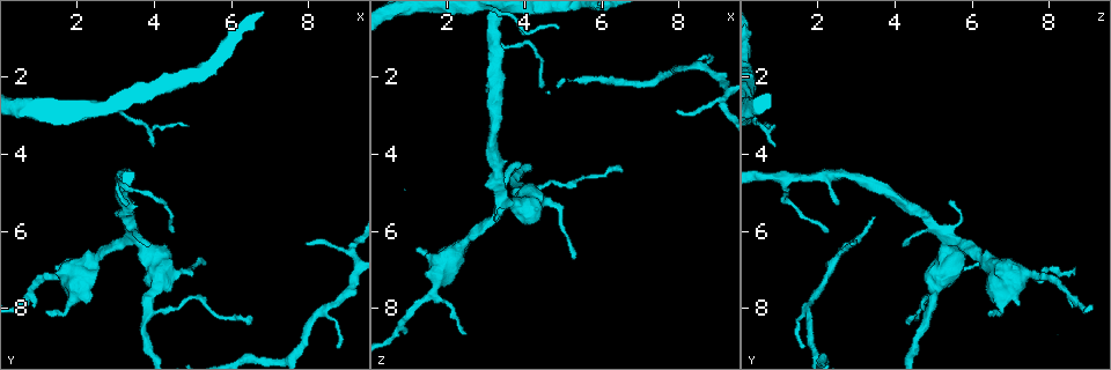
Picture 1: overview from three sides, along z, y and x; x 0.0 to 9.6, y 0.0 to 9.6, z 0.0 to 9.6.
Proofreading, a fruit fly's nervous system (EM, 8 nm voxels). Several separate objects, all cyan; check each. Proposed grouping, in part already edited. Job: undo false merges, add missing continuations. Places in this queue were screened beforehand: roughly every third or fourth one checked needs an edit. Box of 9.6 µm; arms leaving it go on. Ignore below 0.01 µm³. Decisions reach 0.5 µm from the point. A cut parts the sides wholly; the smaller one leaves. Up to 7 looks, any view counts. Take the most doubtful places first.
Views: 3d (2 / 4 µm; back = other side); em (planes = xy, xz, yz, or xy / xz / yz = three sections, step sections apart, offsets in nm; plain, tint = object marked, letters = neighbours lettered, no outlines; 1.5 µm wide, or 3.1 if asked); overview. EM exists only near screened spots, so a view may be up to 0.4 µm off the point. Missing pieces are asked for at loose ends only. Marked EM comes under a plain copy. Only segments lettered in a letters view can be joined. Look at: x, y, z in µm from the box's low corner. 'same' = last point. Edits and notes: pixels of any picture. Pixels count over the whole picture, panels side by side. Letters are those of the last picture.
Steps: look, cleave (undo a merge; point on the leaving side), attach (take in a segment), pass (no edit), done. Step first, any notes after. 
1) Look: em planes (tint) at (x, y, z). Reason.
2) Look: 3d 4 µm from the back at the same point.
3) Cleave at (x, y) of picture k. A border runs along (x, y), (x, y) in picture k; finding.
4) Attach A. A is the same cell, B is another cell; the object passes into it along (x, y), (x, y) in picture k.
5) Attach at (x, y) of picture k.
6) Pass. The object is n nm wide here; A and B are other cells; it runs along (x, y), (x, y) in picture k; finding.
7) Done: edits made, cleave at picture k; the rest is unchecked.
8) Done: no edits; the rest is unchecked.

Look: em planes (letters) at (4.90, 3.25, 0.75). Tapers out.

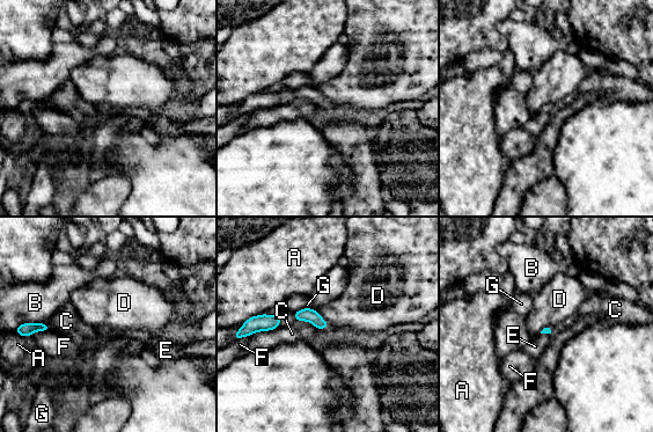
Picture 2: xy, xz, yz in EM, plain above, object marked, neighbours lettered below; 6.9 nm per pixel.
Pass. The longest contact is with C, 190 nm; A, B, C, D, E, F and G are other cells; a border runs along (316, 310), (327, 322), (328, 327) in picture 2; no lettered segment goes on from it.

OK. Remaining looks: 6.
Look: em xy step 8 (tint) at (5.35, 6.85, 6.70). Tapers out.

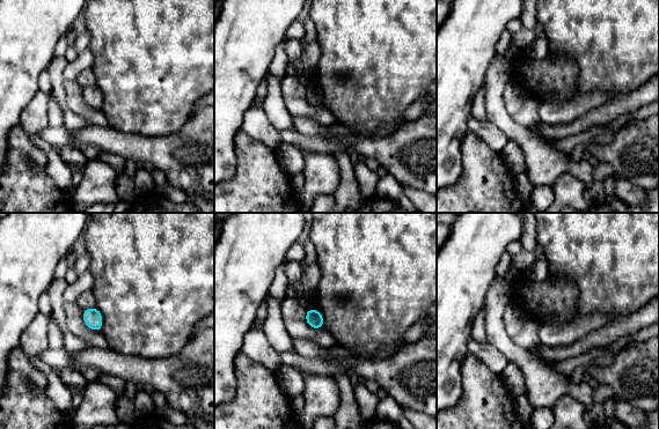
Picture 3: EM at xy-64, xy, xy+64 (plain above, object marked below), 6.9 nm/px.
Look: em planes (letters) at the same point.

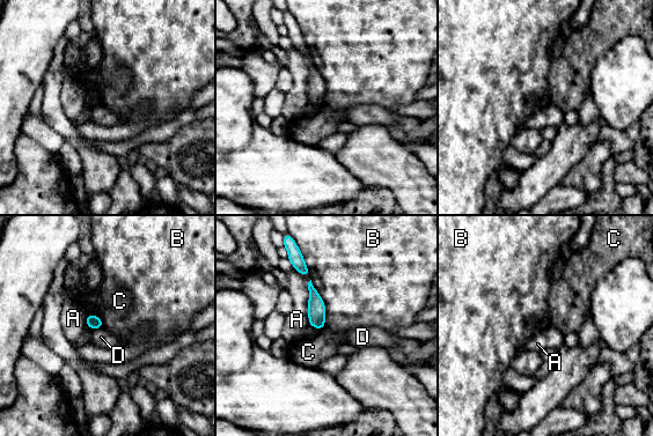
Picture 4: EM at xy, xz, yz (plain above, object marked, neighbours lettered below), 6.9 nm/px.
Pass. A, B, C and D are other cells; a border runs along (310, 279), (324, 304), (325, 325) in picture 4; no lettered segment goes on from it.

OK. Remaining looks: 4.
Look: 3d 4 µm at (8.00, 6.35, 2.95). Thin end.

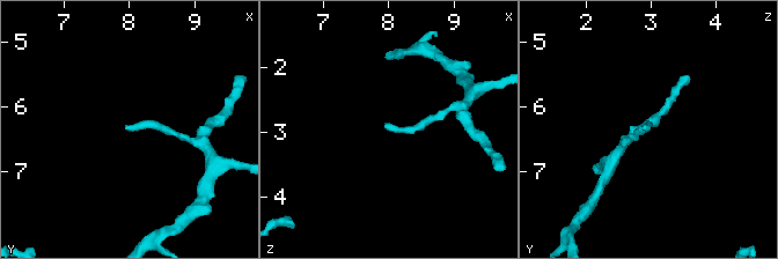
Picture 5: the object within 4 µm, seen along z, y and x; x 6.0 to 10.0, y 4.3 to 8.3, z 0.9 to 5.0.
Look: em planes (letters) at (7.95, 6.35, 2.90). Shape alone is not enough.

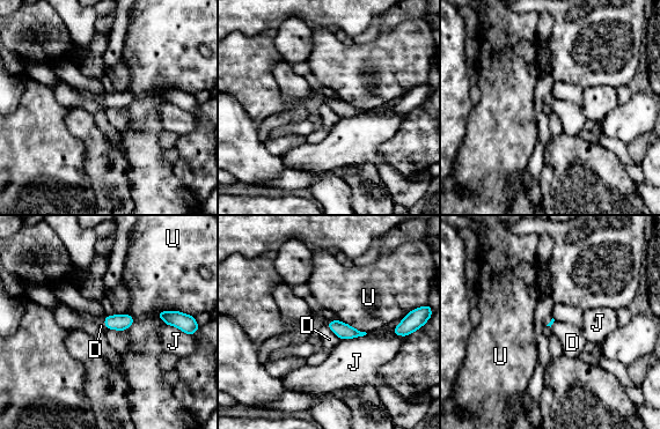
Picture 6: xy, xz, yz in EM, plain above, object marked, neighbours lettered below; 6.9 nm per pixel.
Pass. D, J and U are other cells; a border runs along (325, 325), (342, 339) in picture 6; none of them fits.

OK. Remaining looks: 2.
Done: no edits; the rest is unchecked.

